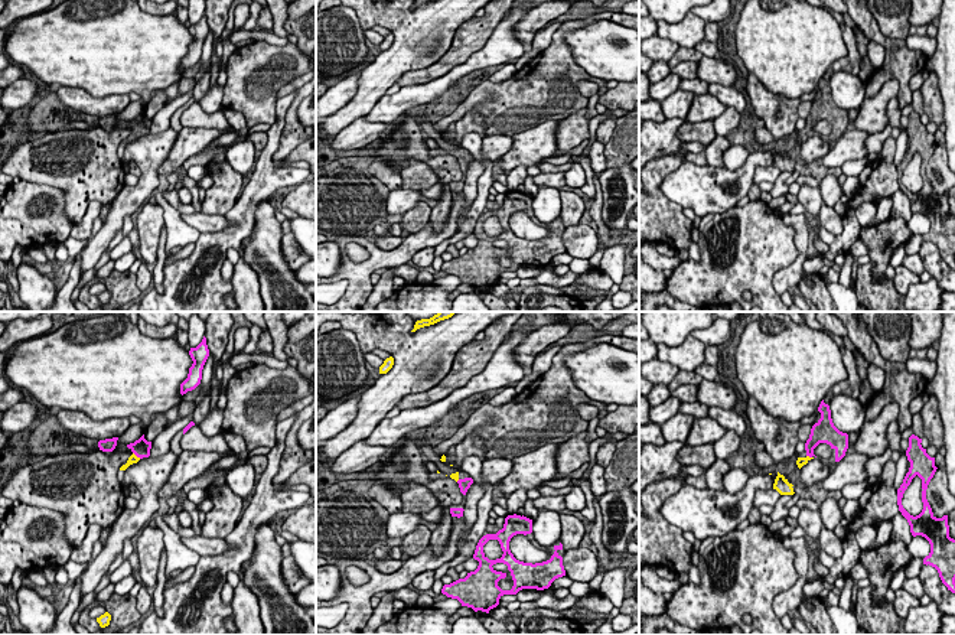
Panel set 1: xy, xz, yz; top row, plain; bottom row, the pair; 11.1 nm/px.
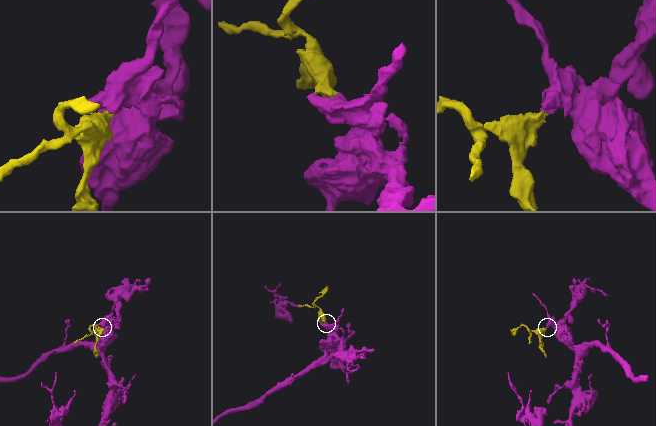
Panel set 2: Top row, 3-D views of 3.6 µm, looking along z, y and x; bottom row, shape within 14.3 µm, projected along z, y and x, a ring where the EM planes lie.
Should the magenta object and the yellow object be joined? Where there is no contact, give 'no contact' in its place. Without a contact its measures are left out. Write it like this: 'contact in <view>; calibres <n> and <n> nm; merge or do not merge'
contact in xy; calibres 200 and 100 nm; merge

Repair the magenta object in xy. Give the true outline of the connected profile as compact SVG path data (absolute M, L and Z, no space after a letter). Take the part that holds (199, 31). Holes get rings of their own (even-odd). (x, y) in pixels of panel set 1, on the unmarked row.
M203 13L202 19L196 25L190 25L189 32L193 38L189 45L188 55L180 61L180 71L195 66L202 56L202 46L209 33L209 26L206 22L206 14Z

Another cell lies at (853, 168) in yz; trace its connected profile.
M868 159L848 160L841 166L842 173L847 176L860 176L864 167L868 165Z

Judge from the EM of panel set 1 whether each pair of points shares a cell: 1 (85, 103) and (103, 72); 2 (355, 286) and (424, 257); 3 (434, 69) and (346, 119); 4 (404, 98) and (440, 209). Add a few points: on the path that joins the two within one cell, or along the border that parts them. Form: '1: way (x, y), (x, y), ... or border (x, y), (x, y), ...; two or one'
1: border (61, 85), (81, 87), (95, 97), (124, 94); two
2: border (433, 246), (420, 248), (410, 260); two
3: border (429, 65), (406, 71), (394, 82); two
4: border (406, 113), (397, 120); two

